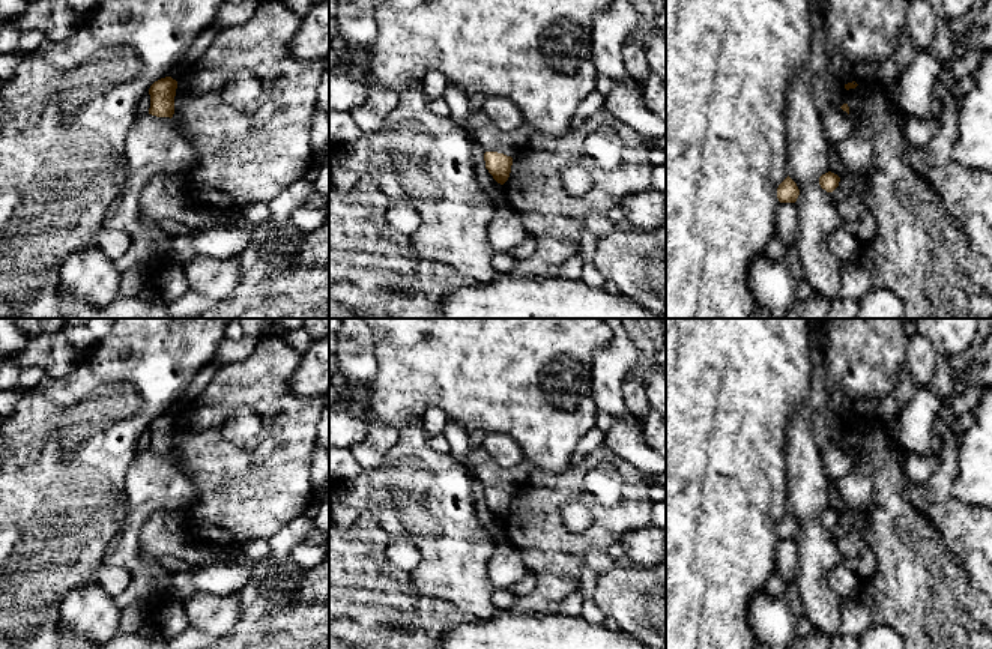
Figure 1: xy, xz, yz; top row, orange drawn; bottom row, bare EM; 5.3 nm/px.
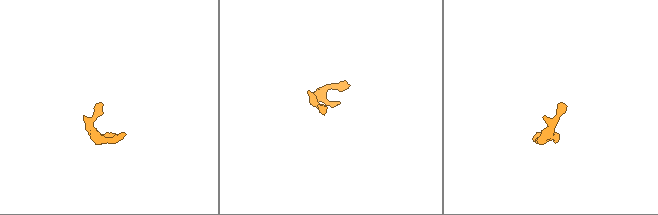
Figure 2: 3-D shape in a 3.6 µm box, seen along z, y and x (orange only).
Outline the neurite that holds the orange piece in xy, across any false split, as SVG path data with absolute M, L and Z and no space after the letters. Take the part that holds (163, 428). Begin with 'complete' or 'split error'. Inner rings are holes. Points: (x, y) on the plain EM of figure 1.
complete; M171 413L161 415L155 418L150 425L150 445L149 451L156 454L173 454L174 451L174 433L176 433L177 418Z

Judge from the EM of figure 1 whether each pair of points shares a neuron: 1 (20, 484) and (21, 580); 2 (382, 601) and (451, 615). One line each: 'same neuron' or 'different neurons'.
1: same neuron
2: same neuron

